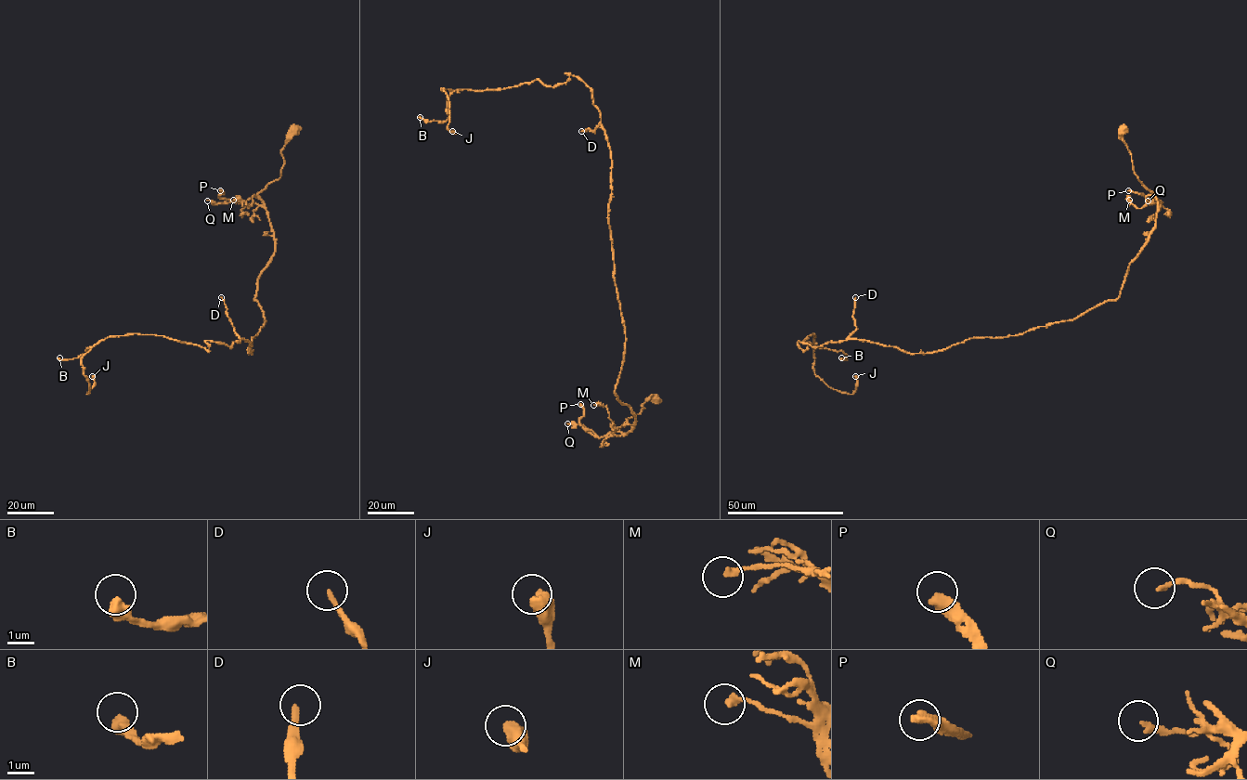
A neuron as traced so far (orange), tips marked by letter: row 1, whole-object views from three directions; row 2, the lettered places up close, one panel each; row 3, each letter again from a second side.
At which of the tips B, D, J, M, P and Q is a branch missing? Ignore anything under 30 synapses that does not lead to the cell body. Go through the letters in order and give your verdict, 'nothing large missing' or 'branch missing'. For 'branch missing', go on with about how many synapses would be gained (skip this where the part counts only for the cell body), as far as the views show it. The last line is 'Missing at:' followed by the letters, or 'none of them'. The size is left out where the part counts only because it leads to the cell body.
B: nothing large missing
D: branch missing | 120 syn
J: nothing large missing
M: nothing large missing
P: branch missing | 50 syn
Q: nothing large missing
Missing at: D, P

